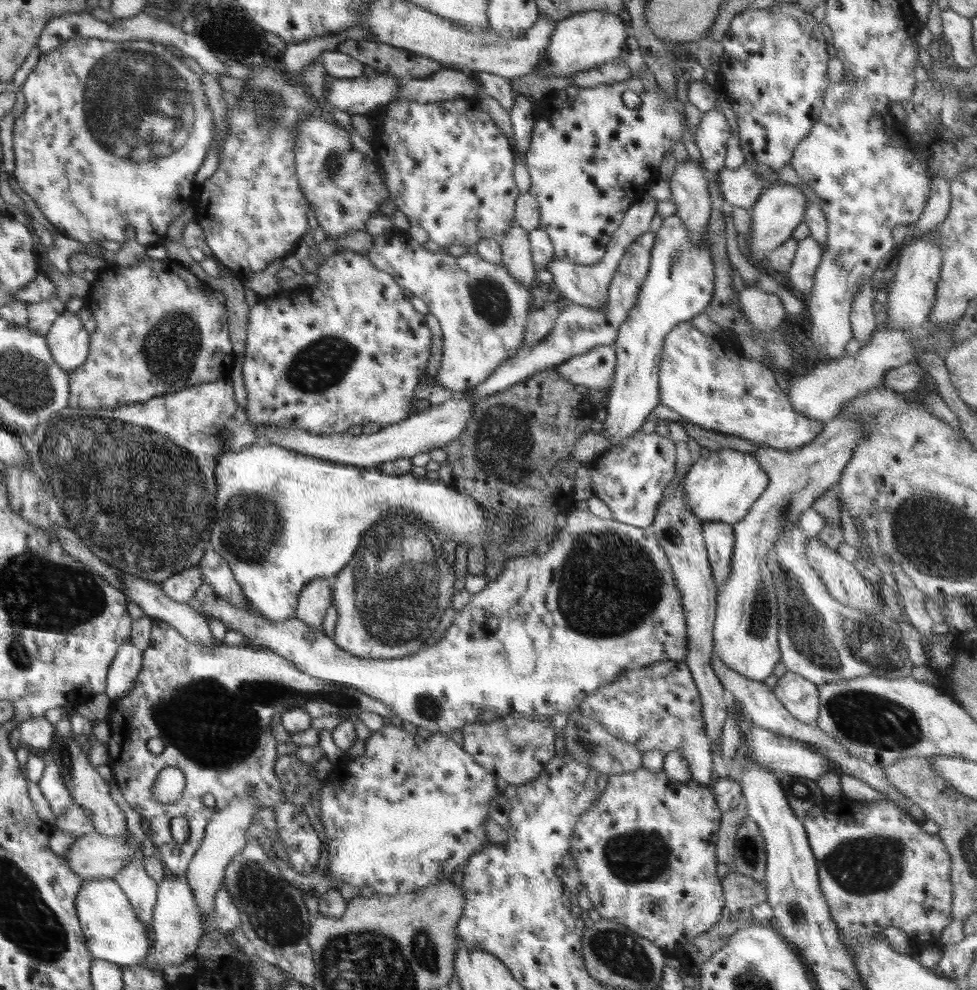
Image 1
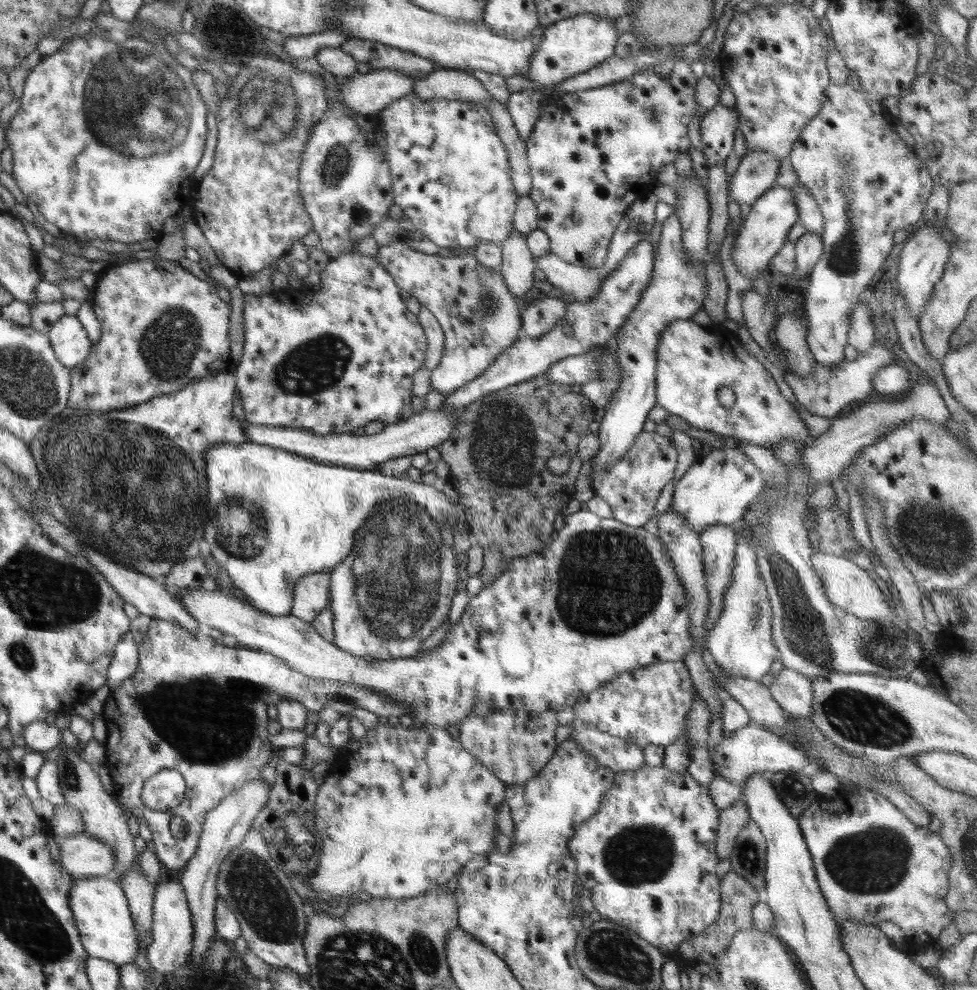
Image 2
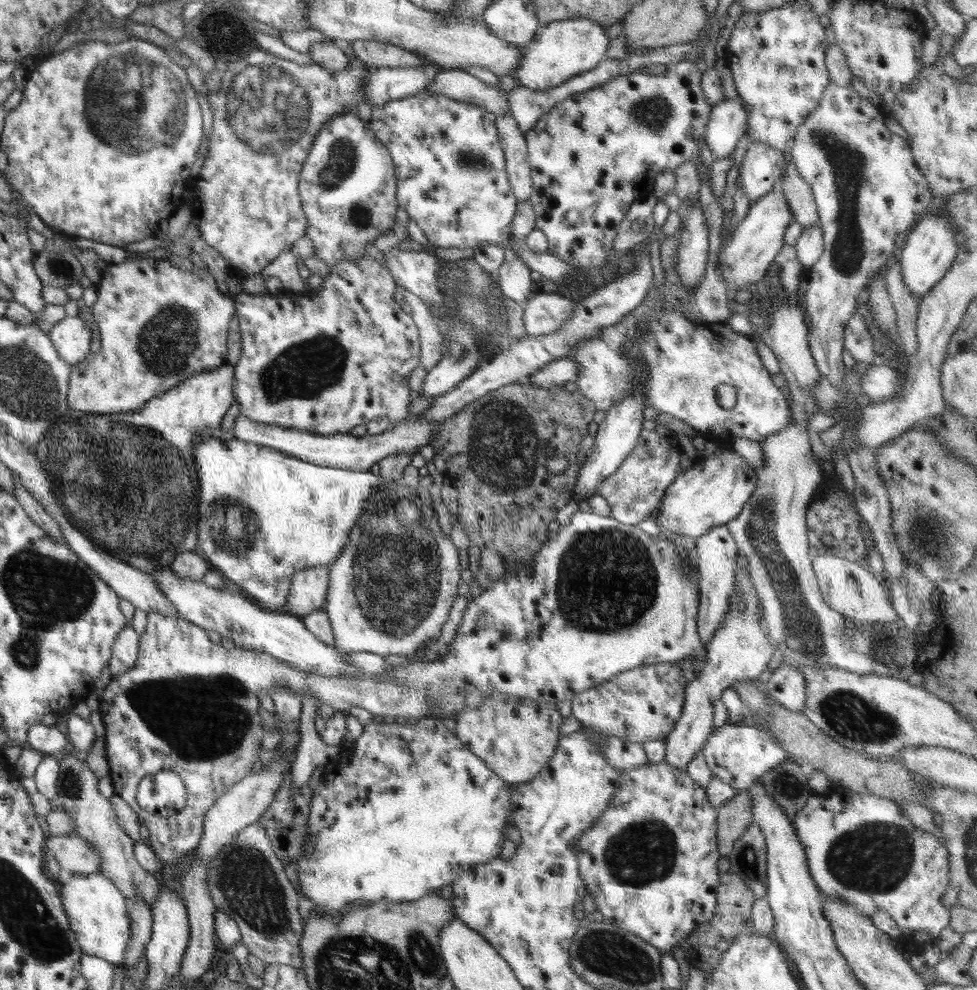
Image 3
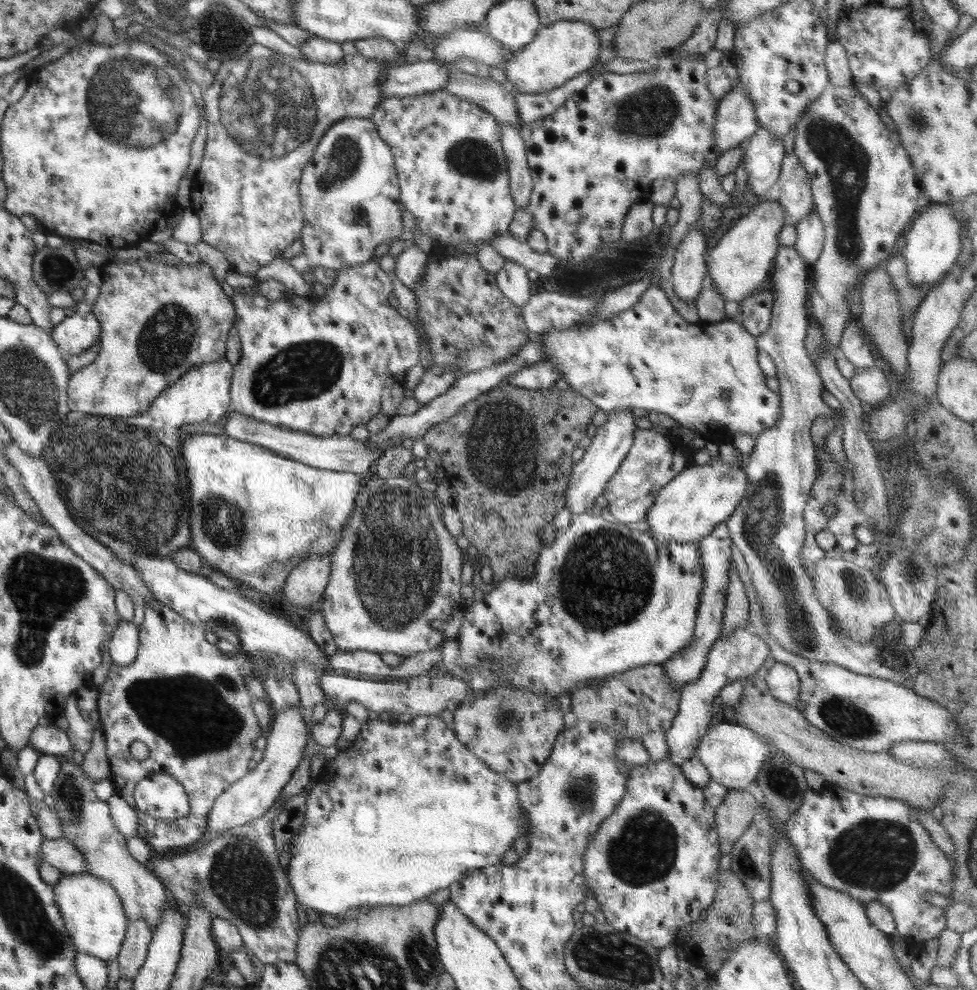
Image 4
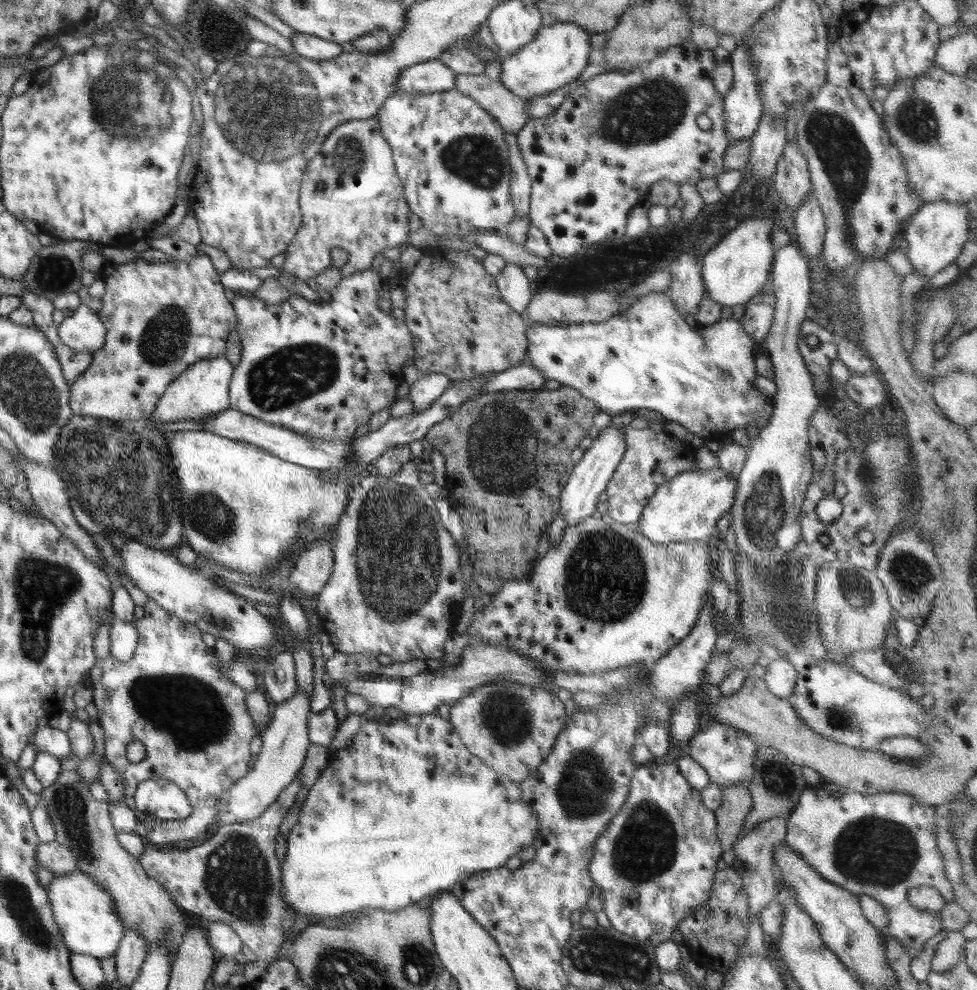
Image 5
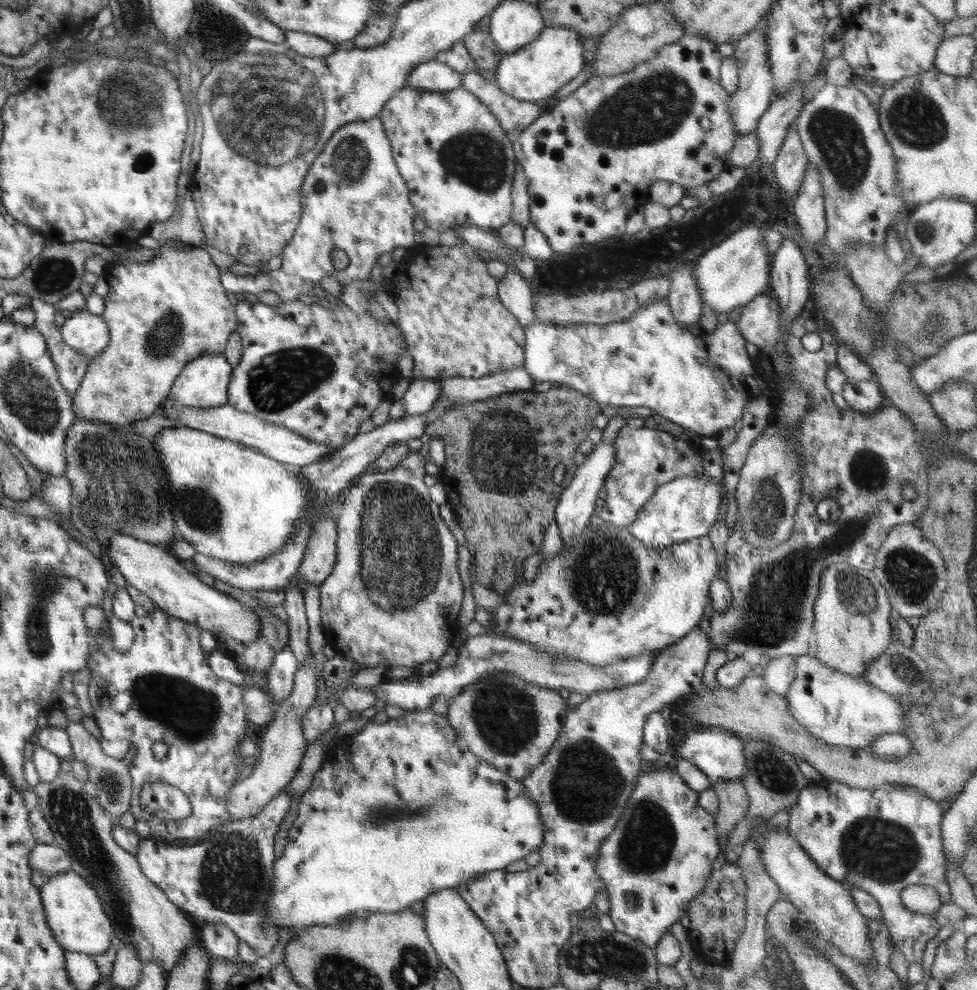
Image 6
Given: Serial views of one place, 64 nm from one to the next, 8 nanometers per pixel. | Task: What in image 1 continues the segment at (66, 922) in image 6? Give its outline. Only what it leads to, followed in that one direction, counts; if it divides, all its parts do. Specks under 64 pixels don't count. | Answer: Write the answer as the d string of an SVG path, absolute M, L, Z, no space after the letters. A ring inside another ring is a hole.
M113 878L84 880L84 898L80 898L80 918L84 918L84 934L96 950L96 958L122 966L138 965L147 957L153 943L148 939L150 925L141 922L130 899Z

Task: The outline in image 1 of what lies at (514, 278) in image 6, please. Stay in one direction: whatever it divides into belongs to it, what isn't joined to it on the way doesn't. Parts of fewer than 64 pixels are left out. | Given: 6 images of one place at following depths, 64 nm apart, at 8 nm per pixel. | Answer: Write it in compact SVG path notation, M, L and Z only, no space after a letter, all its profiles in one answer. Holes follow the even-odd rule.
M513 224L499 240L501 262L520 285L537 283L528 234L520 225Z

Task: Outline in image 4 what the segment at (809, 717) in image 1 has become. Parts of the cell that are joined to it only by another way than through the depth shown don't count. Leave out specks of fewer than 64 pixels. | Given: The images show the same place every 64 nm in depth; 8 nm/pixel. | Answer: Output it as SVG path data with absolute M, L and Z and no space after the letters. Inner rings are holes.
M777 661L765 676L770 694L780 702L796 706L800 694L800 677L794 668L784 662Z

